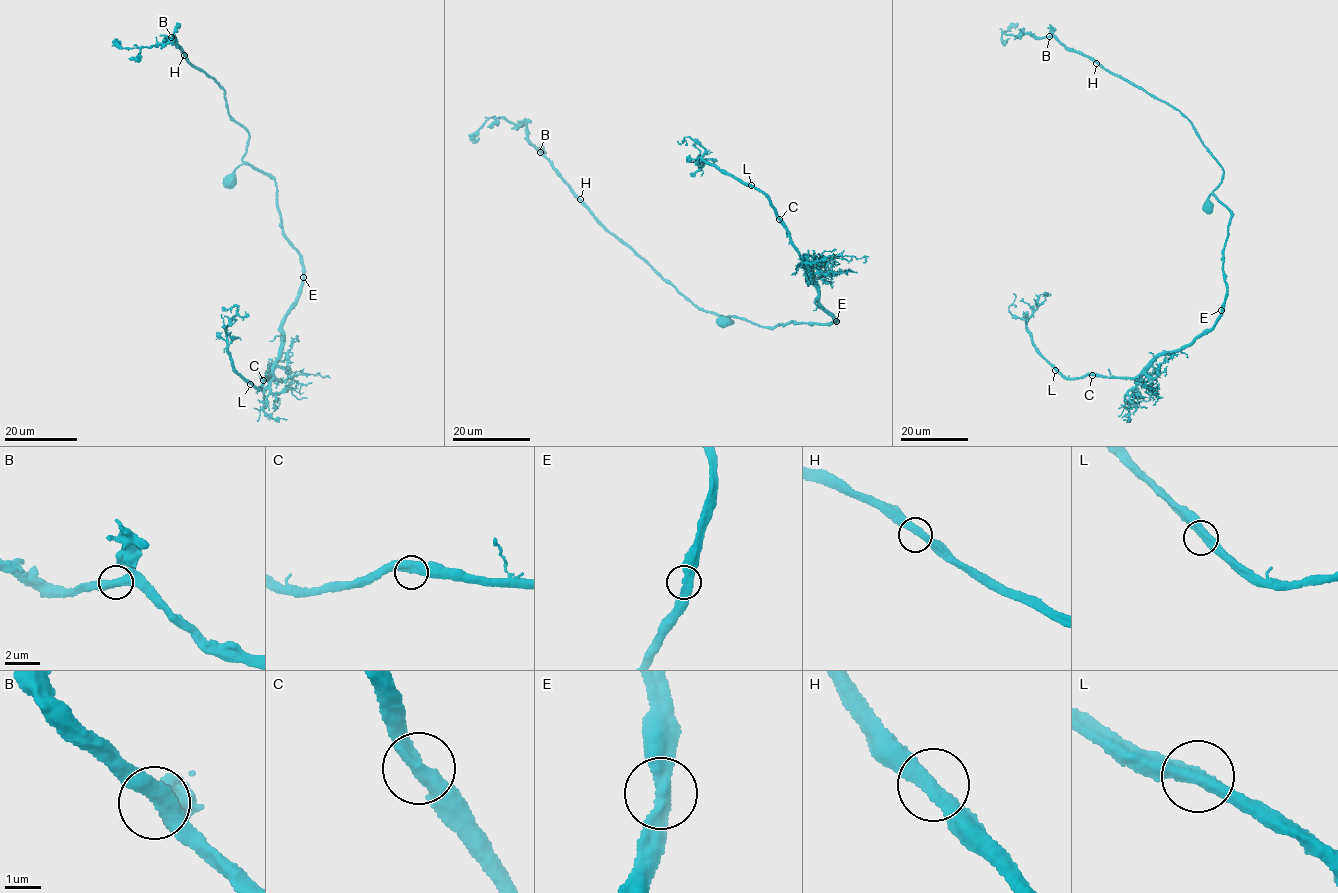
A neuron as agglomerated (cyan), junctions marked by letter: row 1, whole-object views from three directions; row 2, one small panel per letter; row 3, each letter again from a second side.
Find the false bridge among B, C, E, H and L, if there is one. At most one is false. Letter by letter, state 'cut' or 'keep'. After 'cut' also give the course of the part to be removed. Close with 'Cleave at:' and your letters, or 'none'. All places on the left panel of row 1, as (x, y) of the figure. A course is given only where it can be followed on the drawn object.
B: keep
C: keep
E: keep
H: keep
L: keep
Cleave at: none

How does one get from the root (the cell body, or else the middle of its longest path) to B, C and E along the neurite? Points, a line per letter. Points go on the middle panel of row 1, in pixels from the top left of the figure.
B: (723, 321), (730, 315), (731, 322), (701, 310), (604, 227), (540, 152)
C: (723, 321), (732, 316), (761, 326), (837, 323), (820, 304), (815, 277), (779, 219)
E: (723, 321), (732, 316), (761, 326), (785, 326), (793, 322), (828, 325), (836, 321)

